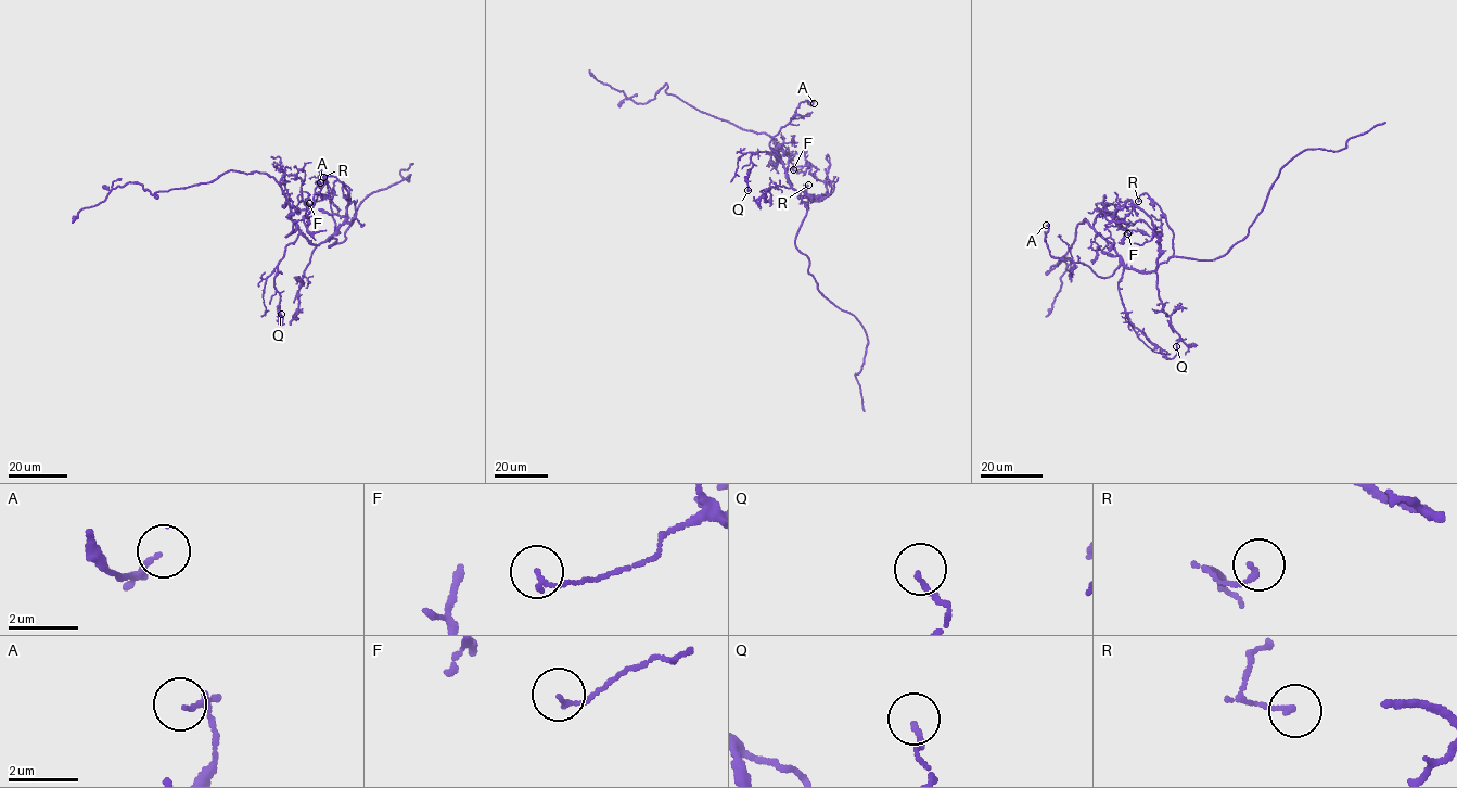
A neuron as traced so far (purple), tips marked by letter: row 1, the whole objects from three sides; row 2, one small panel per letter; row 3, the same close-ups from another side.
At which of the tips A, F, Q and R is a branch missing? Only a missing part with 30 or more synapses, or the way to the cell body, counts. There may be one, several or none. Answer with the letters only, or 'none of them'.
none of them

